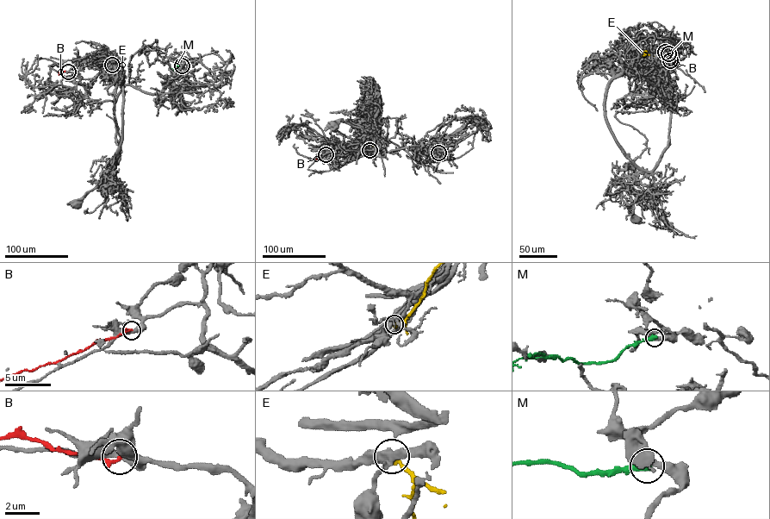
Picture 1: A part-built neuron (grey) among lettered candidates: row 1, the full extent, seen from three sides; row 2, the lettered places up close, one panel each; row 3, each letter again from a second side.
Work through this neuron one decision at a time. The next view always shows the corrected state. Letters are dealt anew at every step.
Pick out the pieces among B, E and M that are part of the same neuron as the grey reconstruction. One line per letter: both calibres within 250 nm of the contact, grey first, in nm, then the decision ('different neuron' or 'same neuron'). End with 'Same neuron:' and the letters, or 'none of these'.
B: 400/240 nm | different neuron
E: 400/340 nm | different neuron
M: 280/440 nm | different neuron
Same neuron: none of these

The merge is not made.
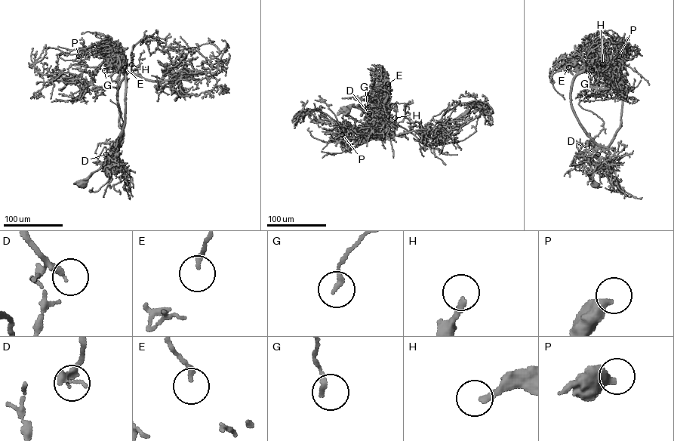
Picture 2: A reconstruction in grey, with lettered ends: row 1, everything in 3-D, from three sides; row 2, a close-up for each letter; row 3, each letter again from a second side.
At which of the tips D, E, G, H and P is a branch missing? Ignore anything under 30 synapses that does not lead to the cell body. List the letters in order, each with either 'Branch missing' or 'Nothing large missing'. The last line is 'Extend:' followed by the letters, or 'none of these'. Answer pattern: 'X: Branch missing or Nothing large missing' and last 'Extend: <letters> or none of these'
D: Nothing large missing
E: Nothing large missing
G: Nothing large missing
H: Branch missing
P: Nothing large missing
Extend: H

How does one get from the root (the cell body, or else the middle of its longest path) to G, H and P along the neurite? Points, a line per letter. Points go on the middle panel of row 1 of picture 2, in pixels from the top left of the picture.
G: (346, 109), (351, 106), (357, 107), (380, 124), (389, 87), (385, 104), (380, 100), (367, 107)
H: (346, 109), (351, 106), (357, 107), (377, 123), (382, 124), (386, 132), (381, 139), (395, 133), (395, 118)
P: (346, 109), (361, 109), (386, 127), (381, 139), (389, 135), (349, 143), (342, 134)

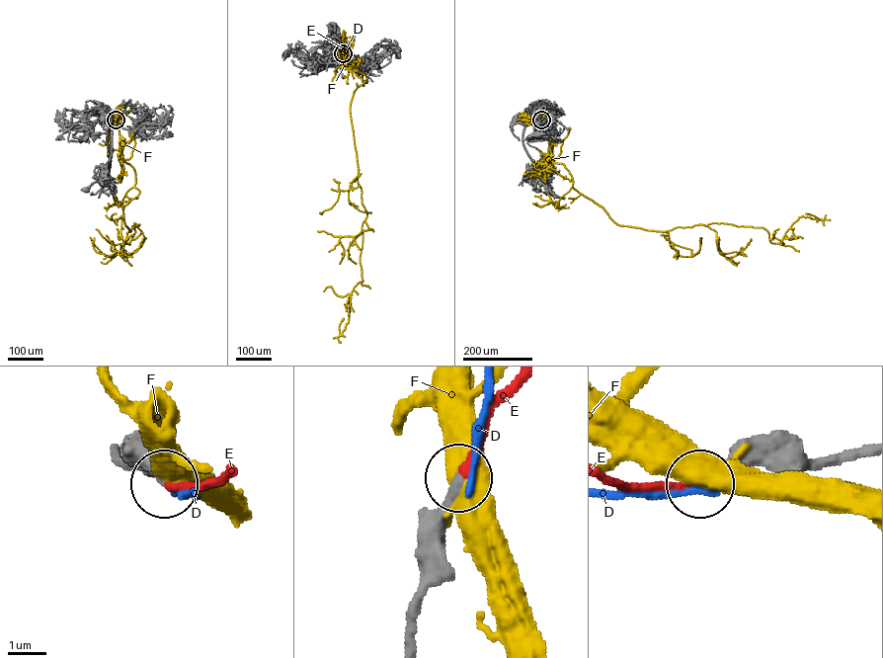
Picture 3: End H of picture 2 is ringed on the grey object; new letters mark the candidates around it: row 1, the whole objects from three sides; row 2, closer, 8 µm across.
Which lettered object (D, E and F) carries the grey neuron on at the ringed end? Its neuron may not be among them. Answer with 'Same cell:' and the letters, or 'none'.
Same cell: E

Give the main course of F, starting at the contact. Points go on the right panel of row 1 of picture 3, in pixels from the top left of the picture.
F: (541, 120), (548, 122), (553, 130), (551, 160), (560, 153), (568, 129)

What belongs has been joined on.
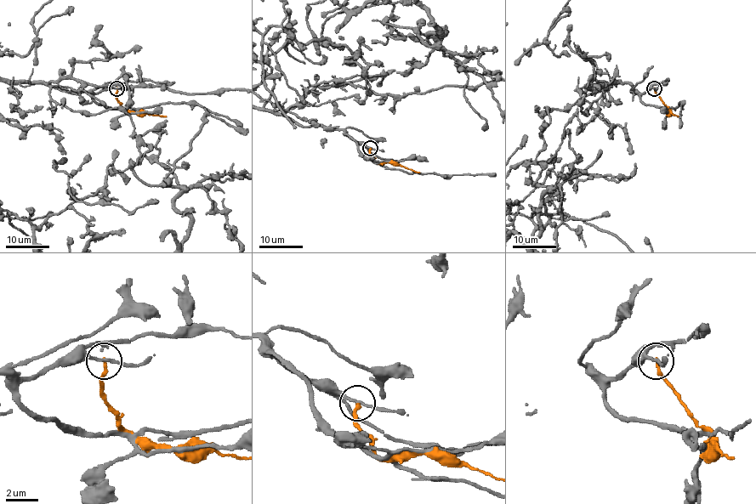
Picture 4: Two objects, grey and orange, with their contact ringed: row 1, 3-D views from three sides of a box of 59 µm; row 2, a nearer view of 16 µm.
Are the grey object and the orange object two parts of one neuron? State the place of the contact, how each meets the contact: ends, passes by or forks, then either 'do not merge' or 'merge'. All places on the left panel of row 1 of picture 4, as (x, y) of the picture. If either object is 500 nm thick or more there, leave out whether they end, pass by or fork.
at (116, 88); grey passes by; orange ends there; do not merge

